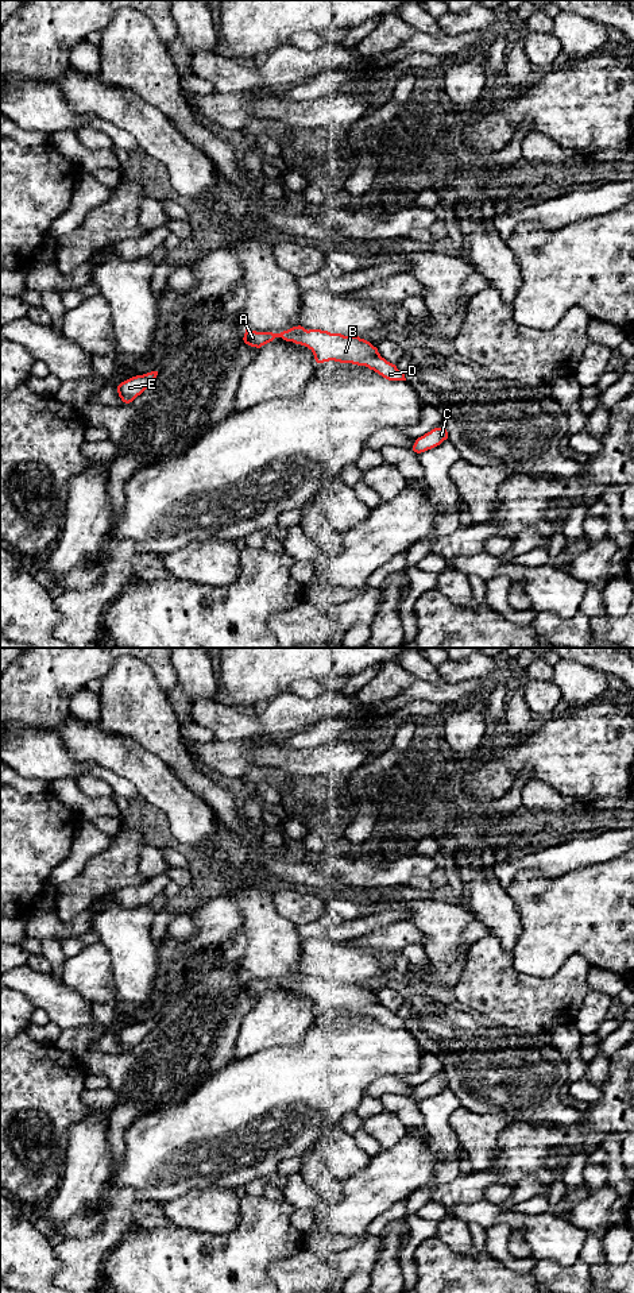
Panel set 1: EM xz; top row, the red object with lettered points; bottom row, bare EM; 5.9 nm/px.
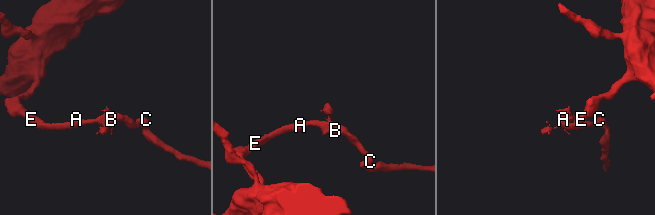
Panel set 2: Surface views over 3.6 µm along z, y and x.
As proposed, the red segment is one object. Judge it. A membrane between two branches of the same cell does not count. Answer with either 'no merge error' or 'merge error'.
no merge error

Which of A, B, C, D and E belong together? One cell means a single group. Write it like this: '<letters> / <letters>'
A B C D E

